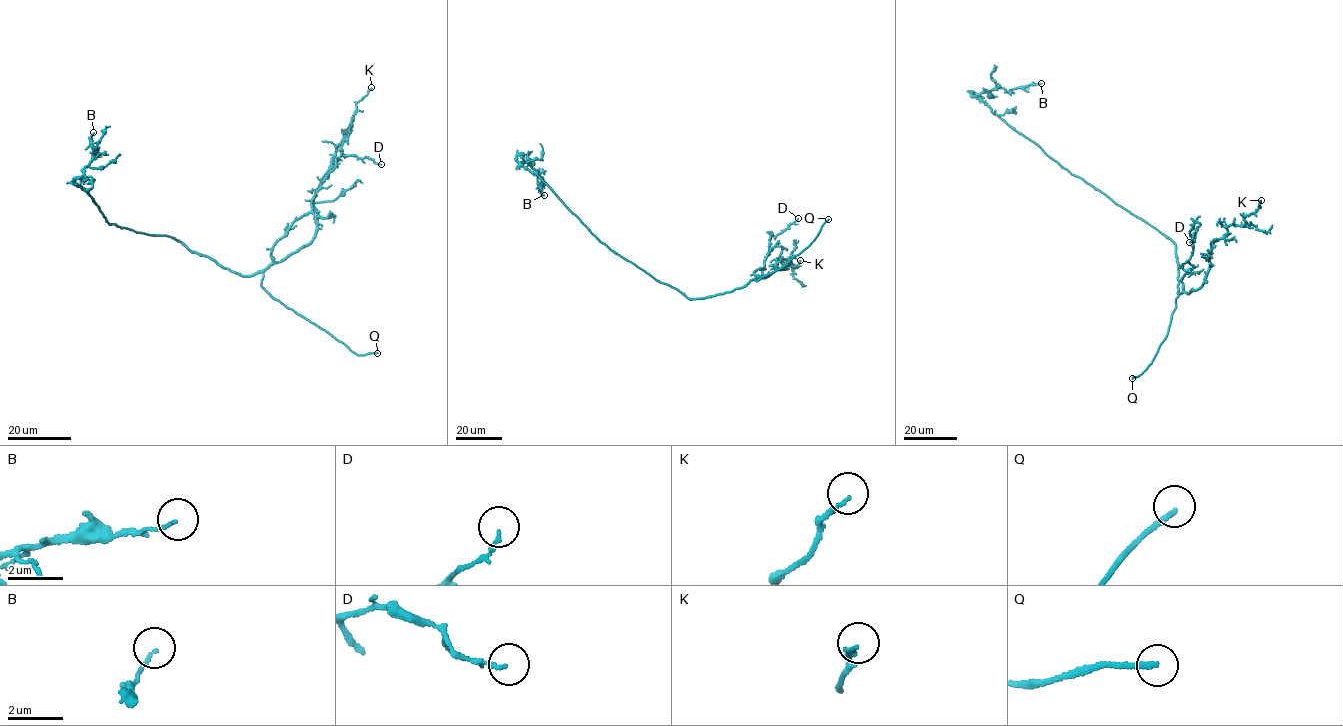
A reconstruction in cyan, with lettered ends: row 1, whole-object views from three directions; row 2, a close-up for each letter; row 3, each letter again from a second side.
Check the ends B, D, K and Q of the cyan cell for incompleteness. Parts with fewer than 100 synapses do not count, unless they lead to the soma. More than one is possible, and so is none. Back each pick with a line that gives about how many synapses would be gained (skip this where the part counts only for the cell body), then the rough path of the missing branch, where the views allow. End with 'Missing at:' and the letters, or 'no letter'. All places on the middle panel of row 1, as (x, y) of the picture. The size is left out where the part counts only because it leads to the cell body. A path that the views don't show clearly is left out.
Missing at: Q

